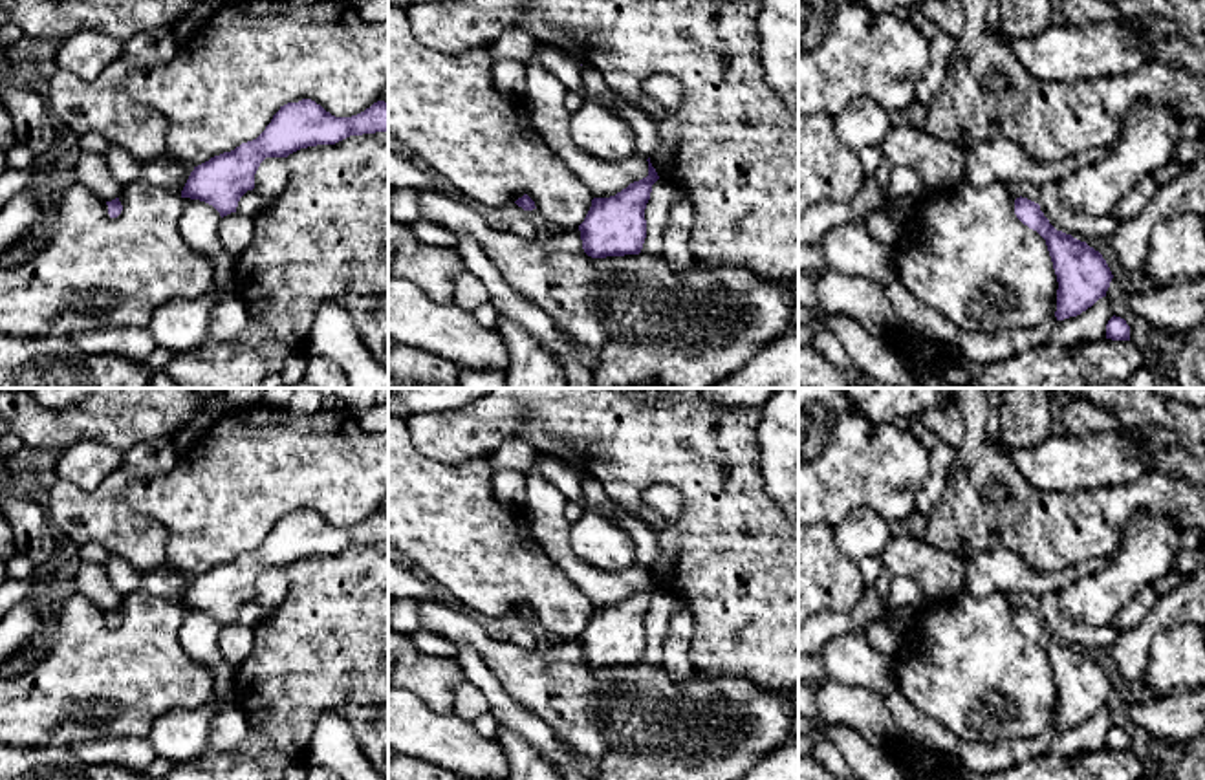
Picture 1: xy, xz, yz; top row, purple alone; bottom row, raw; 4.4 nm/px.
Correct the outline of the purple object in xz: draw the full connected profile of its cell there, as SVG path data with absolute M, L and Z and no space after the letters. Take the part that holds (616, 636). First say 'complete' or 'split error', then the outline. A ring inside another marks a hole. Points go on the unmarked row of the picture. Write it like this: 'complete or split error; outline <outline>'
complete; outline M648 571L648 586L610 608L593 608L579 635L582 659L592 668L639 665L646 648L645 619L659 590Z

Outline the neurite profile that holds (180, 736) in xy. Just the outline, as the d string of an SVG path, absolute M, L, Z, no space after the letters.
M216 696L192 710L168 710L157 718L148 740L157 756L172 764L196 760L209 747L209 729L218 709L233 698Z

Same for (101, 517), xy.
M172 439L141 441L123 450L123 463L93 491L59 480L42 496L46 515L75 547L101 544L110 555L148 573L165 564L168 533L154 518L134 511L125 493L134 482L168 472L176 461Z

